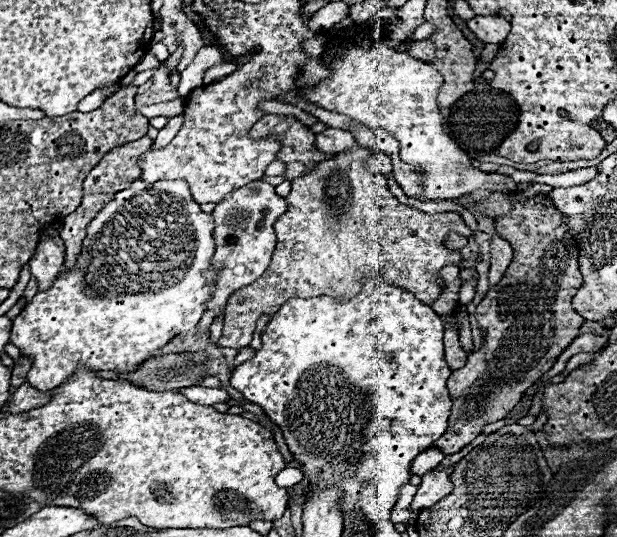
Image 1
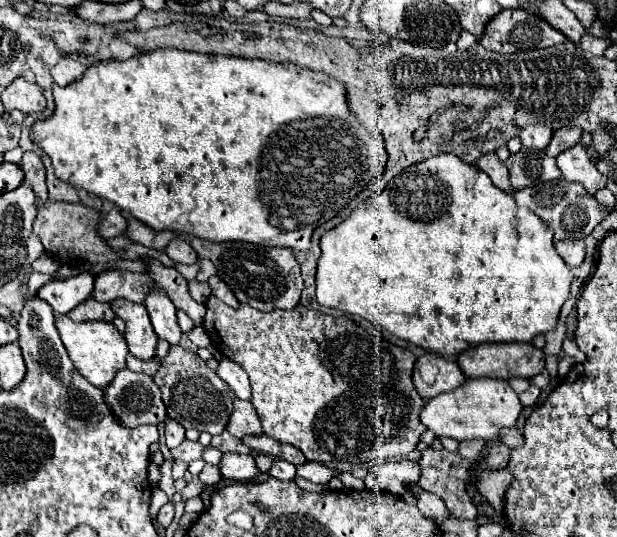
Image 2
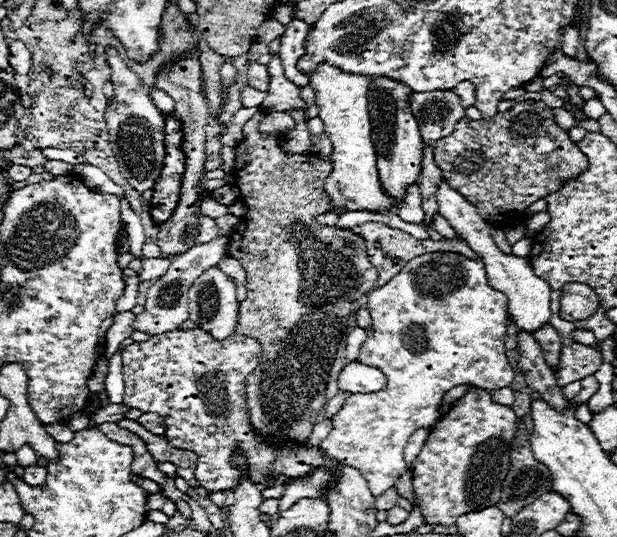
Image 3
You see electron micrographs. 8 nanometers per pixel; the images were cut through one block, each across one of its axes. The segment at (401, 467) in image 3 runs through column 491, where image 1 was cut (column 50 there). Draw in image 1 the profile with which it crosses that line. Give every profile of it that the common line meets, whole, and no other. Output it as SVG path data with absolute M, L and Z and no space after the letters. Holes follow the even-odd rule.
M138 178L132 186L118 192L116 198L110 204L106 204L106 208L102 208L102 212L88 224L88 236L82 242L82 252L76 258L74 268L62 270L56 276L54 284L48 290L38 292L12 322L10 342L20 348L22 356L32 360L26 382L40 390L52 390L52 388L56 388L56 384L60 384L60 380L70 376L76 366L88 366L88 368L96 368L96 370L114 370L114 372L134 372L140 368L140 364L144 364L152 356L158 356L160 348L164 344L168 344L174 336L196 328L196 324L200 322L200 318L206 310L204 300L208 300L208 296L212 294L212 288L214 288L214 270L210 264L210 258L214 254L212 232L214 232L212 216L204 214L200 210L200 206L192 200L192 196L188 192L188 184L184 184L184 180L162 180L162 182L154 182L154 184L144 184Z

